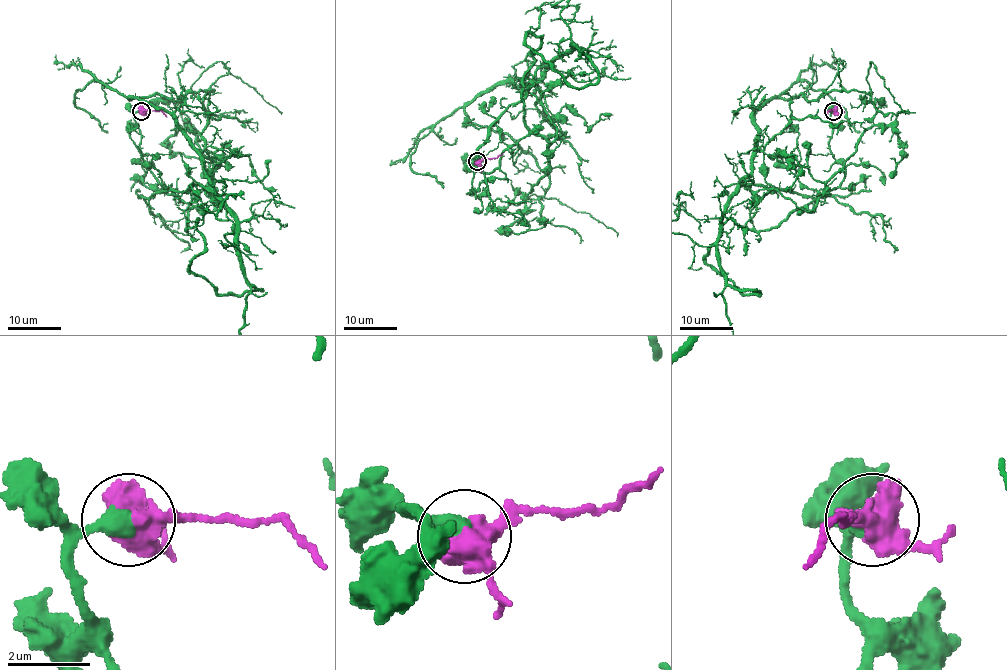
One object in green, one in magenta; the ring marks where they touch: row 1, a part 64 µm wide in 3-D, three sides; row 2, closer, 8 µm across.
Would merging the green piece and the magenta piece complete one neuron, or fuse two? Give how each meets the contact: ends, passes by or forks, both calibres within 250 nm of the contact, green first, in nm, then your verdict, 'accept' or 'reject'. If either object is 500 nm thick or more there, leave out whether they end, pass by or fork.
480/650 nm | accept

